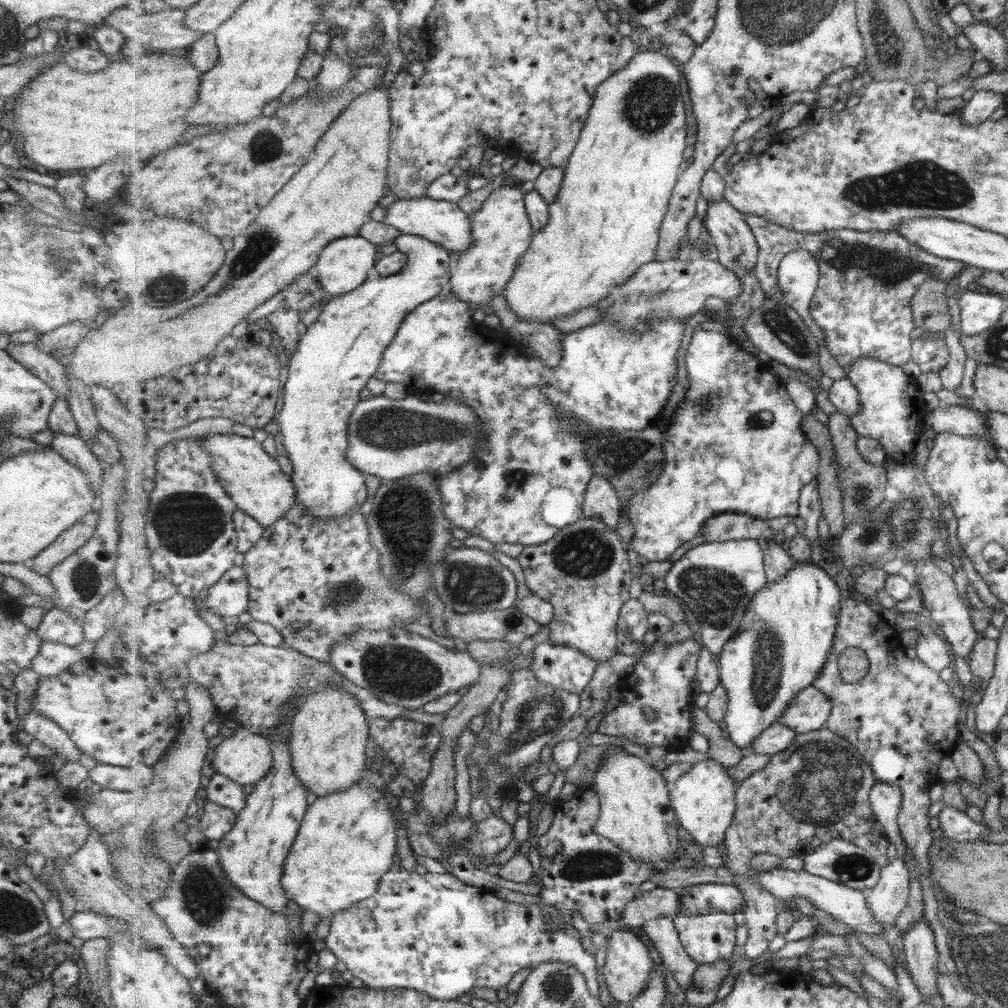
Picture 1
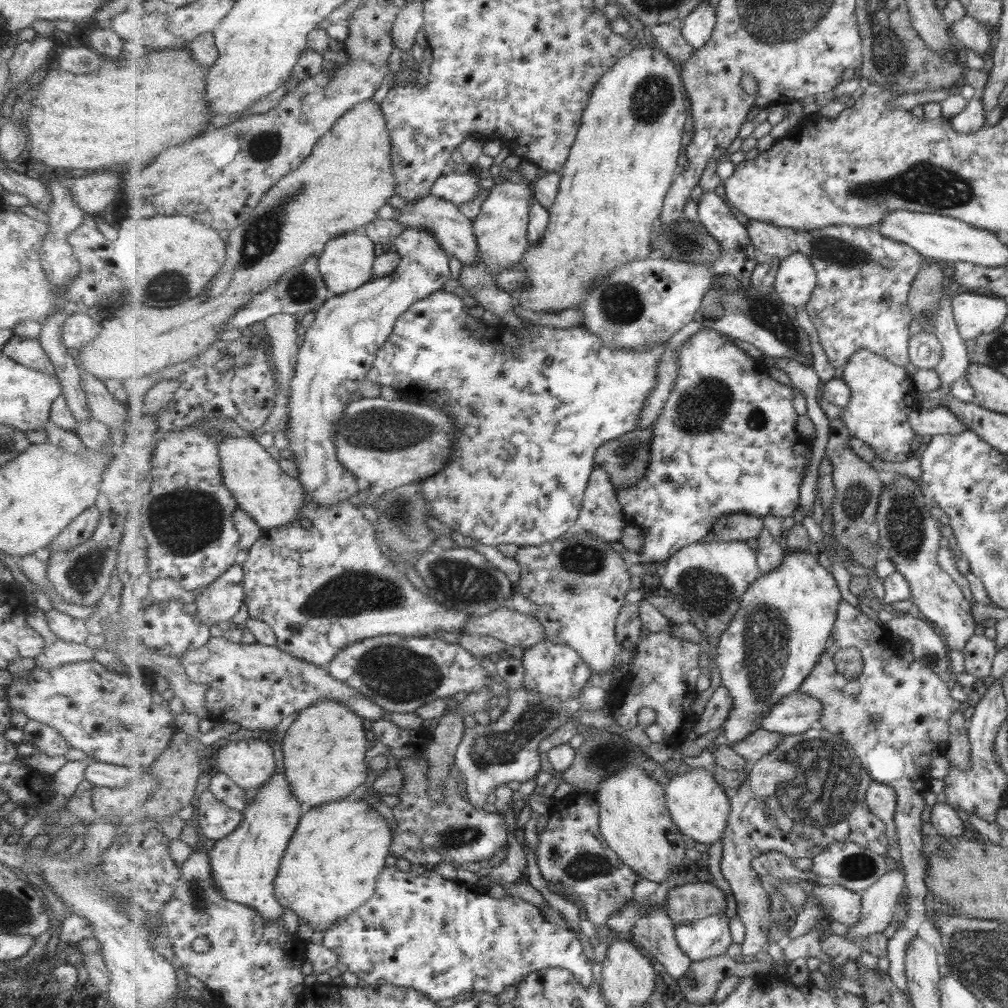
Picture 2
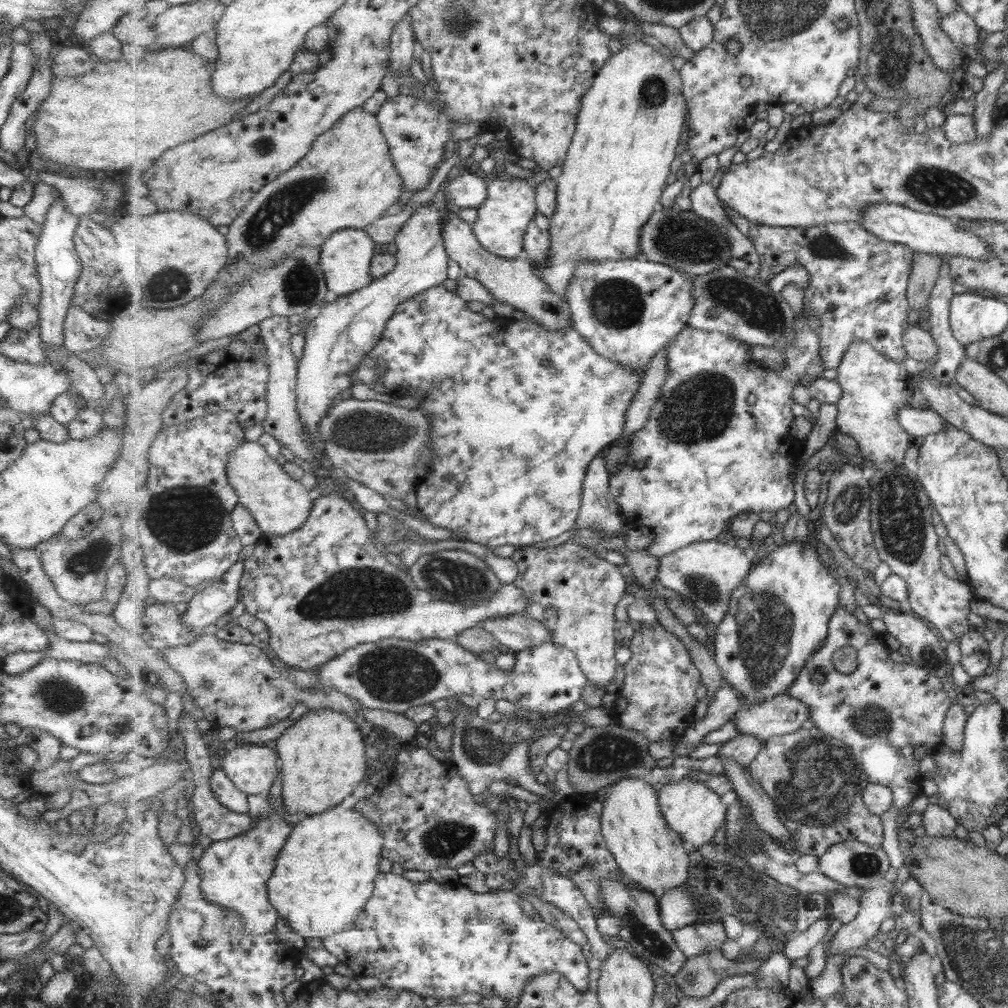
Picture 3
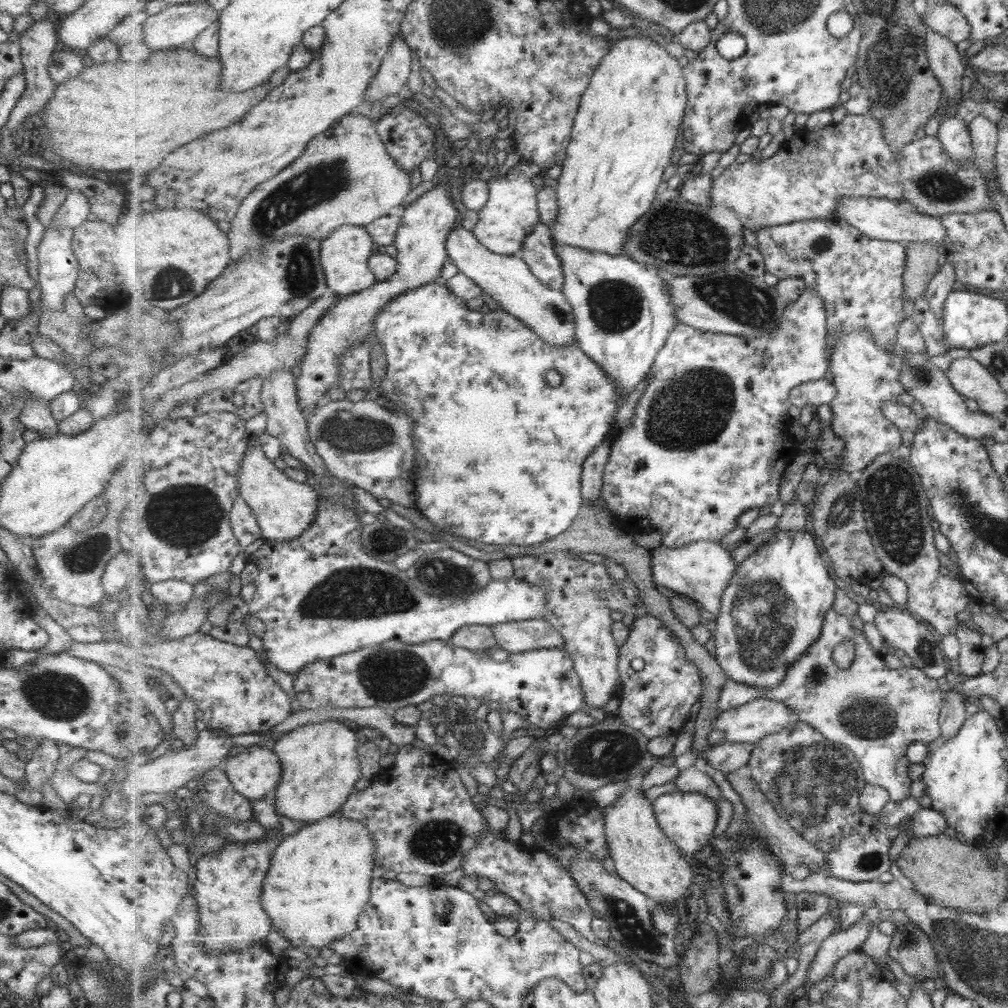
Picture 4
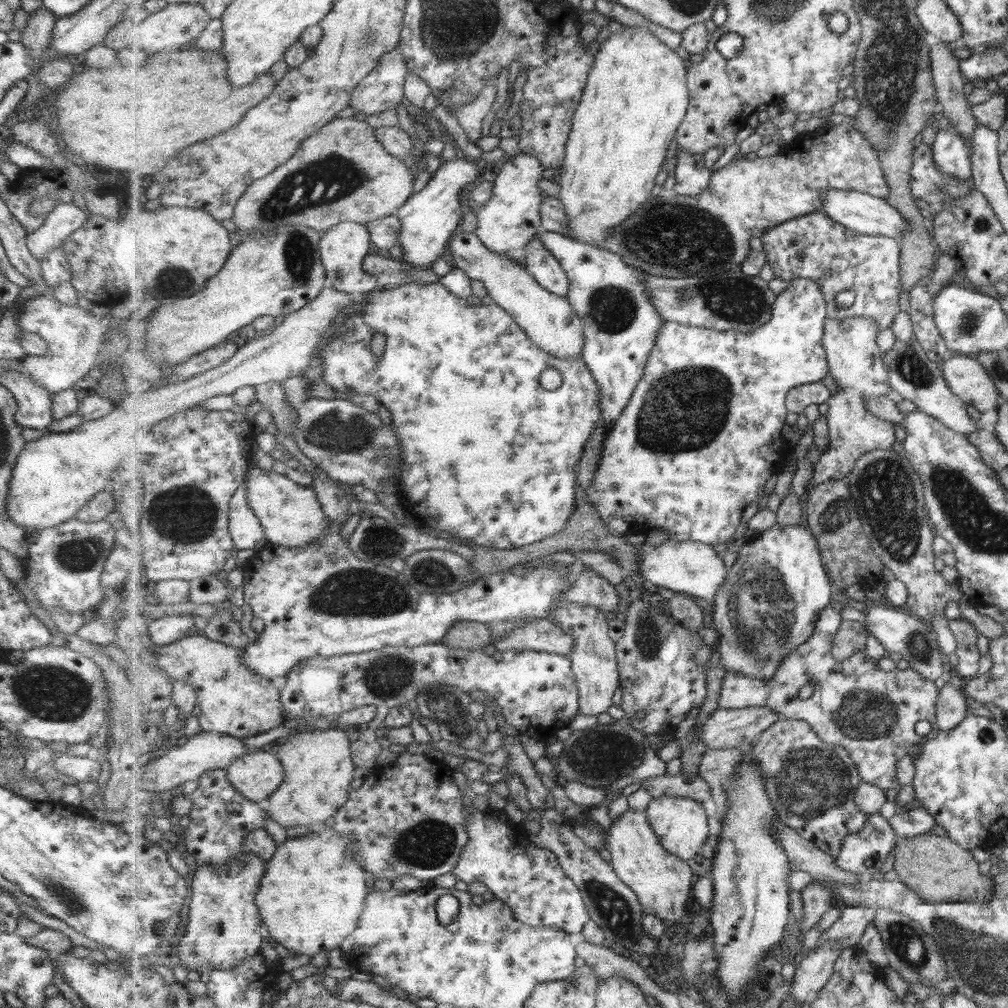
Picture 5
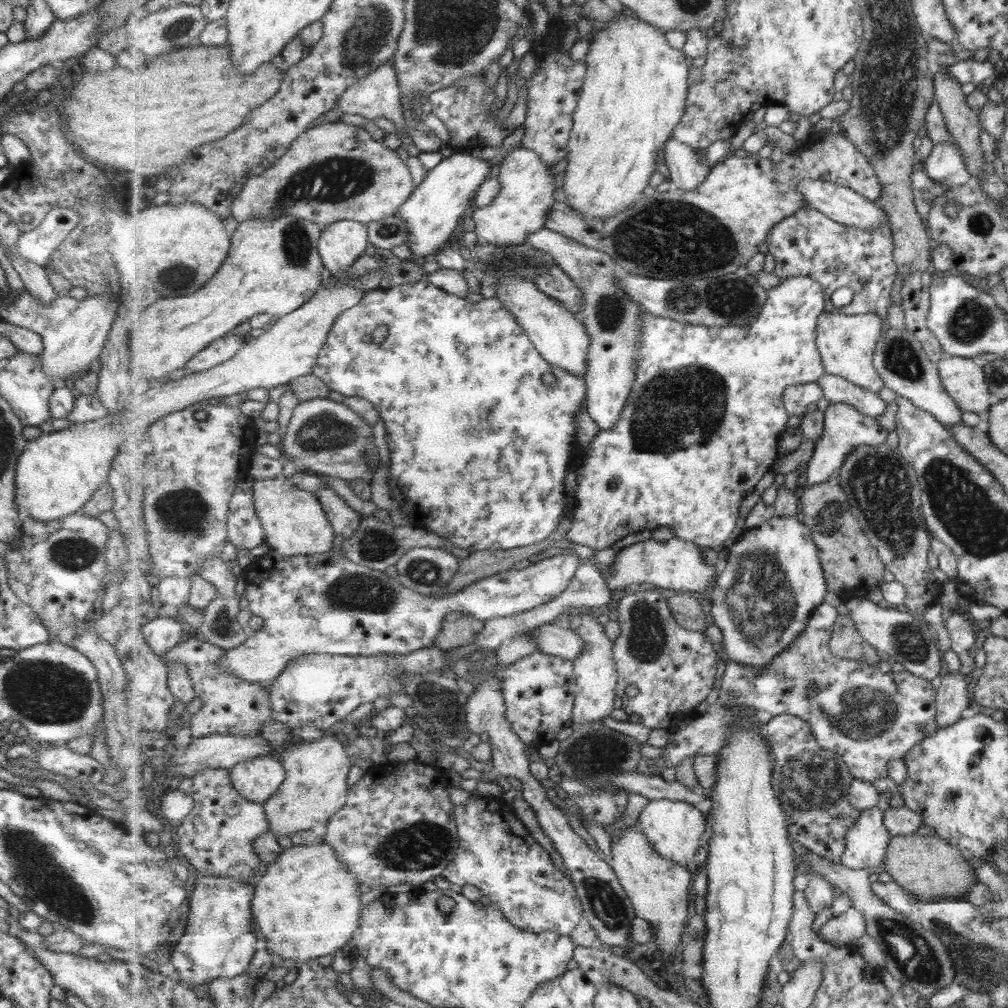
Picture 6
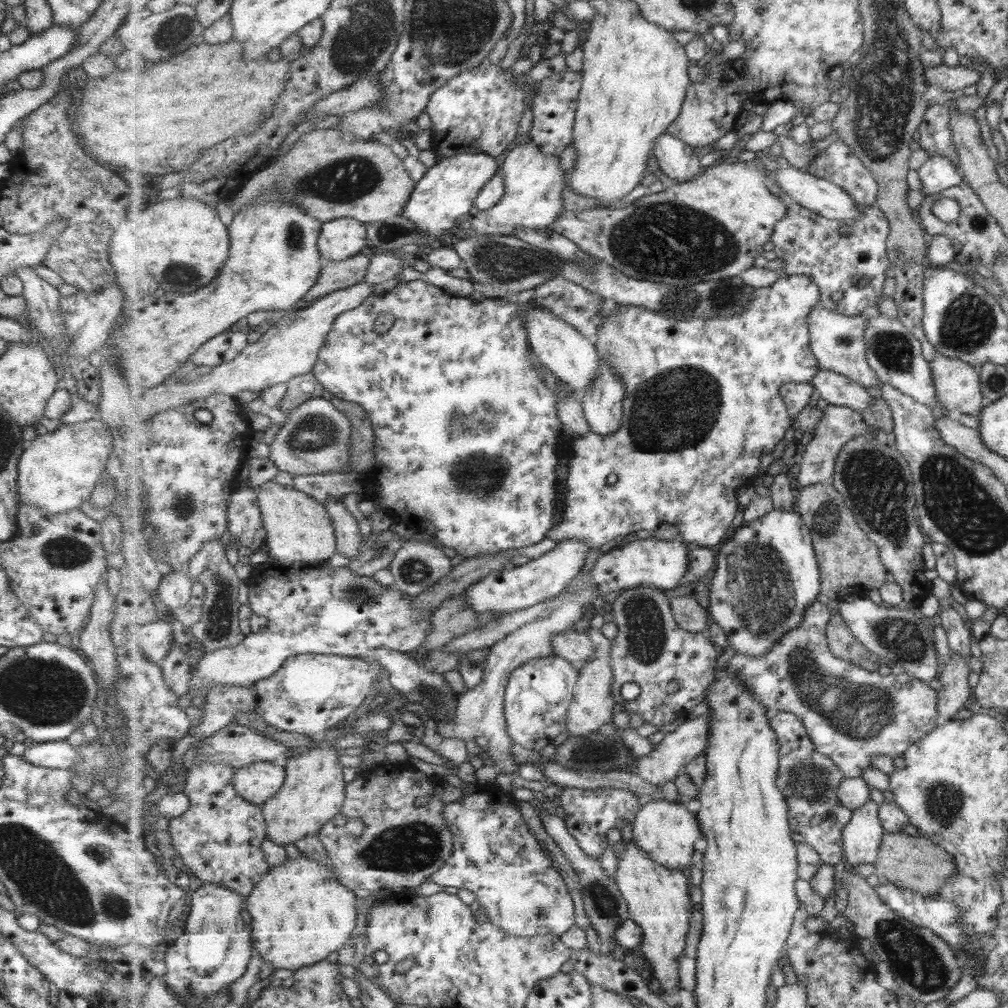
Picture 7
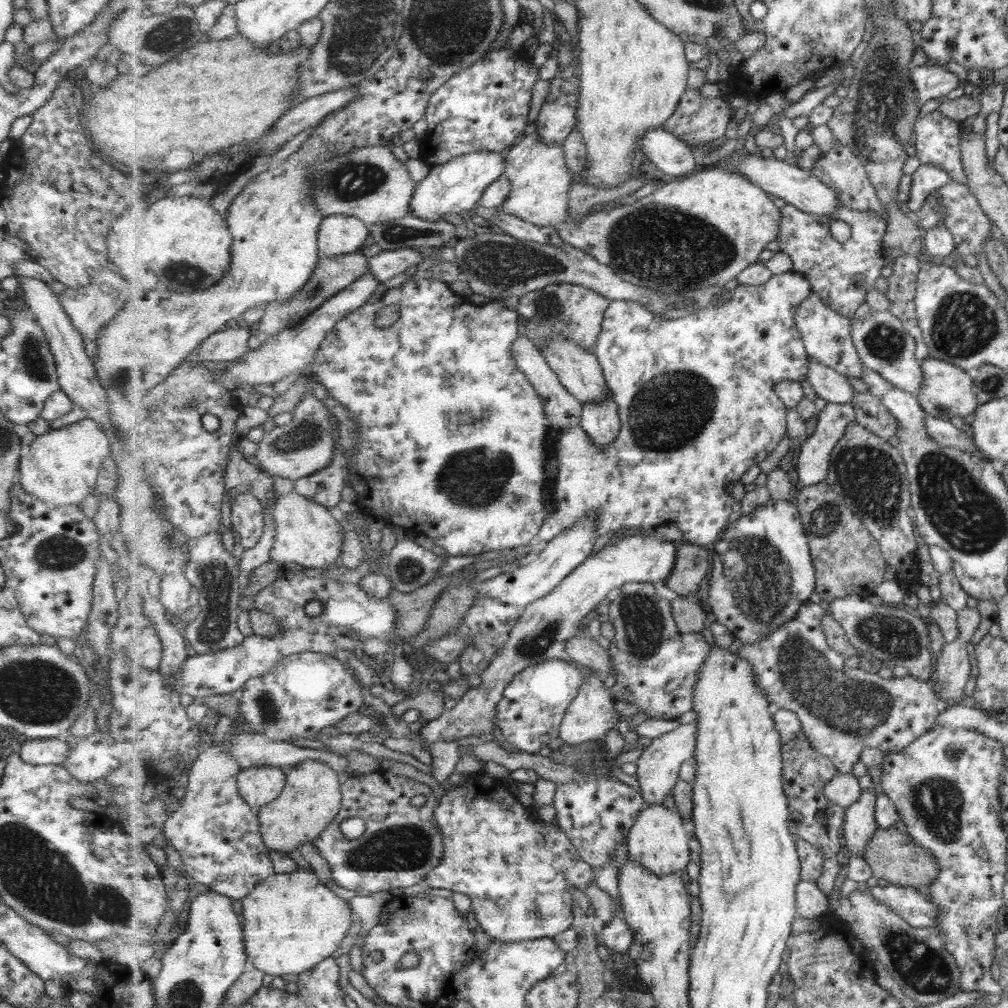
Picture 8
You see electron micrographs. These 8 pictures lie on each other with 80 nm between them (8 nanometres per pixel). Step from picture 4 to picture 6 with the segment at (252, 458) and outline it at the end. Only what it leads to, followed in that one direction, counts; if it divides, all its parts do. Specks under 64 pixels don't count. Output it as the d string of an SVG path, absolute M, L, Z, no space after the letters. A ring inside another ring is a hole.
M275 477L257 479L254 486L254 503L257 515L260 516L261 523L266 530L267 545L277 550L280 556L299 556L300 554L308 557L329 552L333 548L336 531L332 527L329 518L324 511L318 495L297 486L290 478Z

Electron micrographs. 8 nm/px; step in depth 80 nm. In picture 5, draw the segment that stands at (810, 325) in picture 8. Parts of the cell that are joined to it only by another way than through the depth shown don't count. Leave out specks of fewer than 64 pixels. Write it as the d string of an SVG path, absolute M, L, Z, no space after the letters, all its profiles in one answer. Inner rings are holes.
M855 317L841 319L827 319L825 321L825 334L823 346L828 354L828 364L830 376L835 378L838 384L838 393L828 400L829 410L827 410L827 427L829 428L830 447L820 455L818 463L814 466L813 484L823 486L823 484L834 479L845 480L846 476L856 467L856 462L872 450L889 450L893 448L895 442L895 426L891 421L875 416L866 405L867 397L885 396L892 390L889 380L889 367L885 367L884 352L877 346L877 332L880 326L869 317Z

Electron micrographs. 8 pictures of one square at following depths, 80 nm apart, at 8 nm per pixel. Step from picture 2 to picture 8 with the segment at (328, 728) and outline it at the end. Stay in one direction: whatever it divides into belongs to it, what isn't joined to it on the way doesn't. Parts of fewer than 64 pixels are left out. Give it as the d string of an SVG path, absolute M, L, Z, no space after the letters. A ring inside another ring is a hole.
M323 761L302 762L287 775L288 783L280 797L262 806L258 812L265 846L288 854L307 842L313 843L315 837L324 832L340 813L343 792L337 771Z

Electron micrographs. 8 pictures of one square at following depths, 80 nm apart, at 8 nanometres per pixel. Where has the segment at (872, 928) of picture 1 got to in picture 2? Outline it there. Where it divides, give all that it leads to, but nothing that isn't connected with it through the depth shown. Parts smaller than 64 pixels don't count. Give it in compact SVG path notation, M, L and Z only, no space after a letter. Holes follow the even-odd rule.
M822 879L810 882L807 891L818 896L824 906L825 916L833 921L849 926L859 922L862 915L861 892Z

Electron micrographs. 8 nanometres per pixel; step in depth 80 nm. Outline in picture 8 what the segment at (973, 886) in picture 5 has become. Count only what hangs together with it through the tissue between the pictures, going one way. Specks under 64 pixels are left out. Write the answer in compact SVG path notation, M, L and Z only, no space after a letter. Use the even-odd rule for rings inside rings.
M879 827L869 845L871 846L867 848L864 860L871 865L877 879L882 878L893 885L915 887L924 891L927 885L935 882L940 872L937 859L927 849L917 846L908 834L903 834L895 827Z

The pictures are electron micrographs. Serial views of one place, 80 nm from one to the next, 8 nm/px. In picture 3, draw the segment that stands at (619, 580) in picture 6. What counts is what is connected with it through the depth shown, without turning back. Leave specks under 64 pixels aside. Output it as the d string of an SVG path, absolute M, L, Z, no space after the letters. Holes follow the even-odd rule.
M699 541L663 555L660 558L658 581L663 587L674 590L692 605L697 606L717 628L728 613L734 590L746 581L754 566L753 554L735 547L731 542Z

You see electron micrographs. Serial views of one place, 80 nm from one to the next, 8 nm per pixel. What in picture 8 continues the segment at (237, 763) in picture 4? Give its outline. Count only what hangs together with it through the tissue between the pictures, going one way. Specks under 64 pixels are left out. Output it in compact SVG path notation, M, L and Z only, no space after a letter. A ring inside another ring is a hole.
M255 766L239 774L238 788L246 801L259 810L279 798L288 783L288 775L279 766Z

